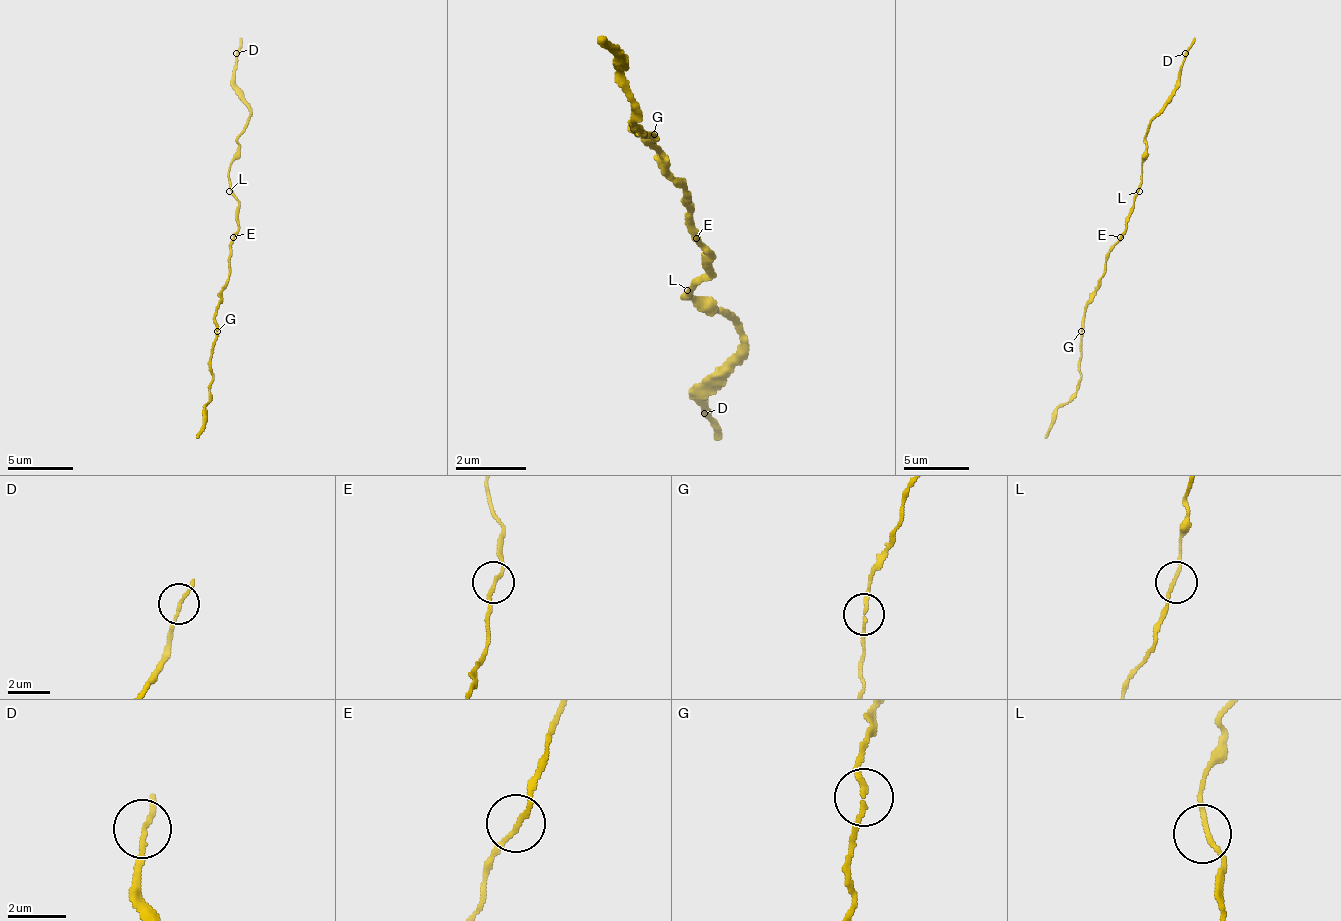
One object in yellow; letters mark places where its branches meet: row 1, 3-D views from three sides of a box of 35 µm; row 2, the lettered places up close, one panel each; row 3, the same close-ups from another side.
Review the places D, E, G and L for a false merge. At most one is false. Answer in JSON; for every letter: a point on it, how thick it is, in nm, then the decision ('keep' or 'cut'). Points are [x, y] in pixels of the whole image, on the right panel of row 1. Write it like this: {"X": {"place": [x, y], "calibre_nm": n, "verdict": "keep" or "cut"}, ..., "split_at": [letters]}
{"D": {"place": [1185, 53], "calibre_nm": 150, "verdict": "keep"}, "E": {"place": [1120, 237], "calibre_nm": 150, "verdict": "keep"}, "G": {"place": [1081, 331], "calibre_nm": 160, "verdict": "keep"}, "L": {"place": [1139, 191], "calibre_nm": 150, "verdict": "keep"}, "split_at": []}

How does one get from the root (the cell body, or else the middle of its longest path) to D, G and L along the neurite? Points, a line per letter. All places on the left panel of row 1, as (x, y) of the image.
D: (236, 237), (239, 201), (229, 184), (229, 161), (249, 115), (249, 106), (236, 83), (236, 53)
G: (236, 237), (229, 247), (226, 289), (216, 306), (216, 332)
L: (236, 237), (239, 201), (229, 191)

